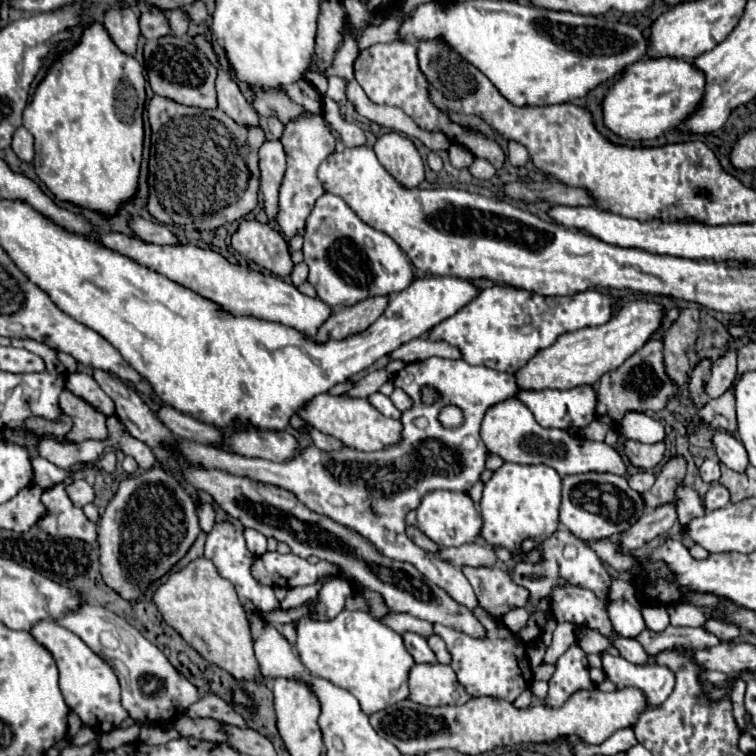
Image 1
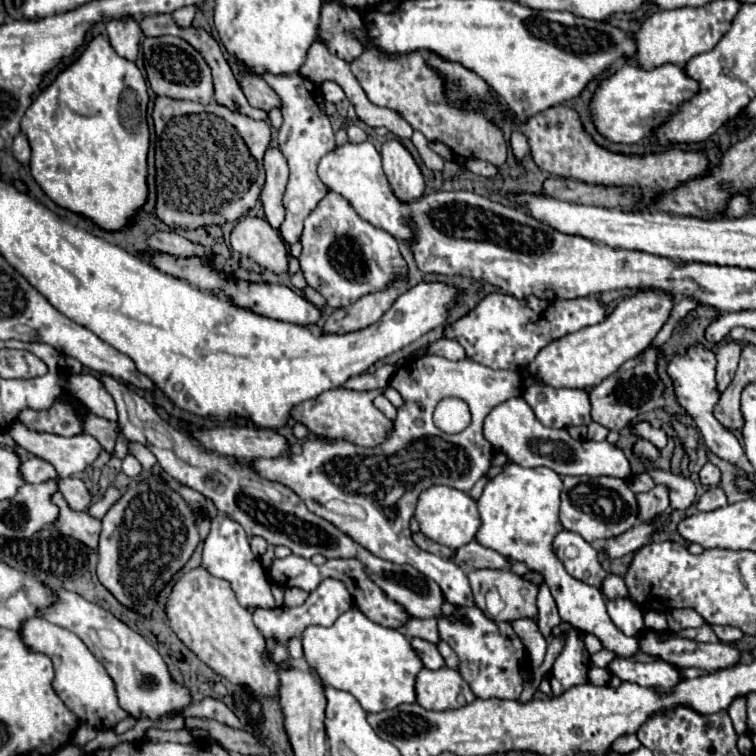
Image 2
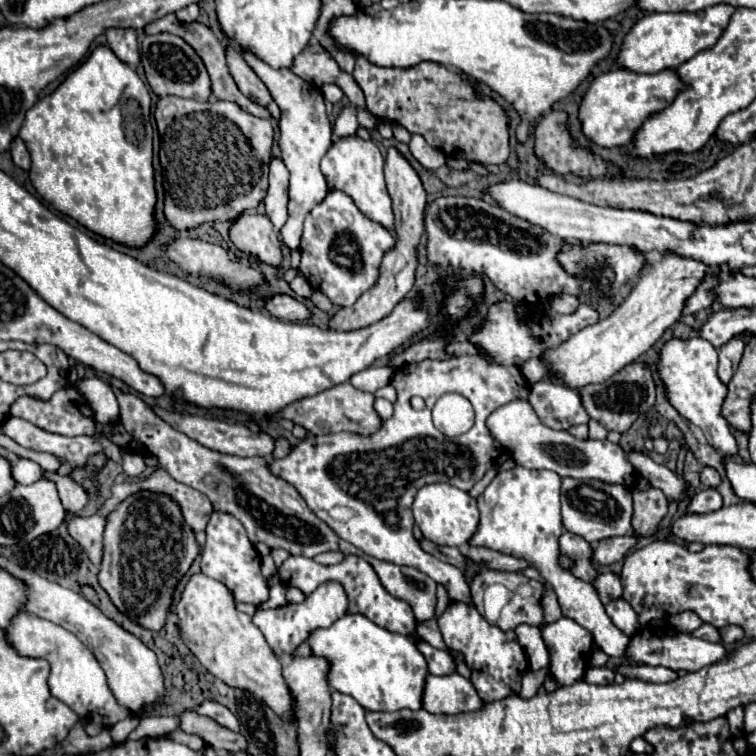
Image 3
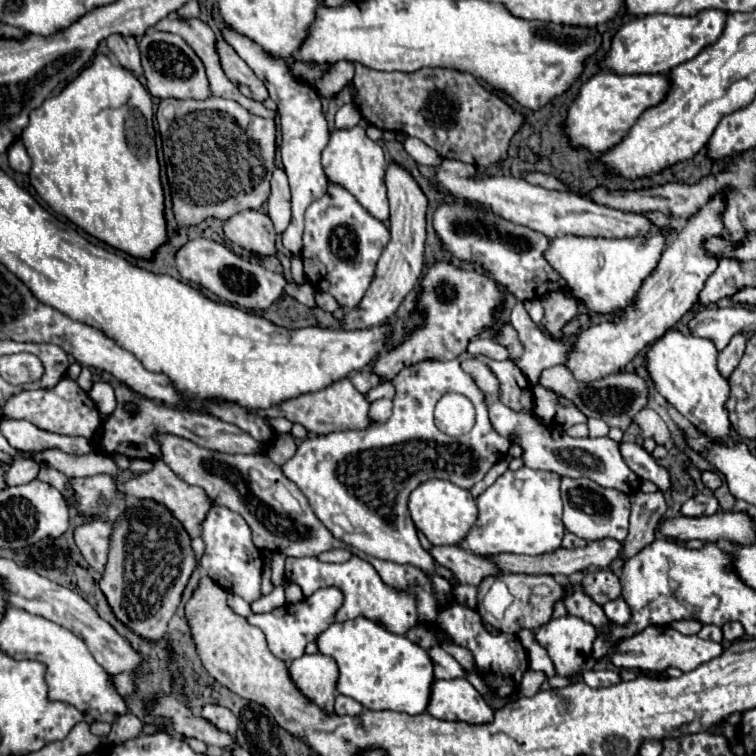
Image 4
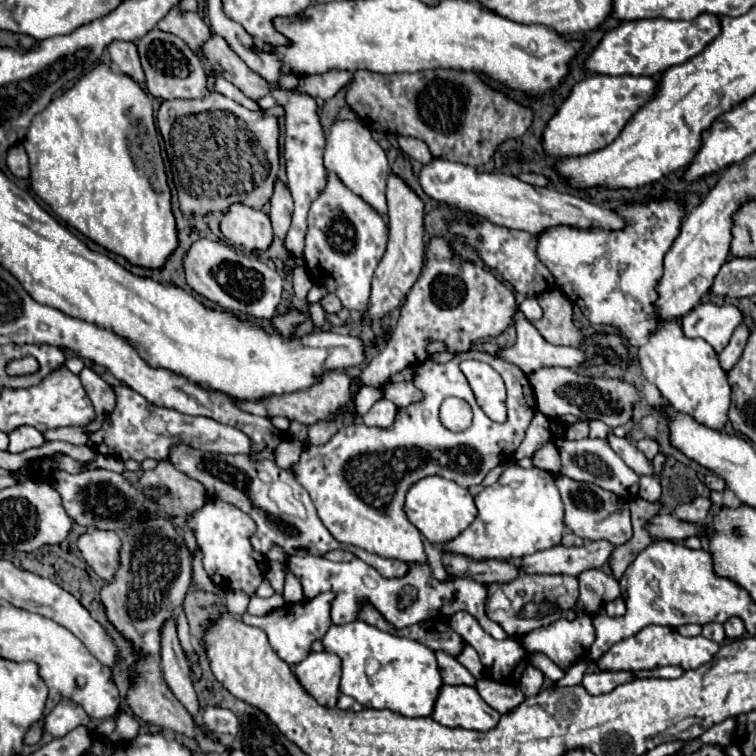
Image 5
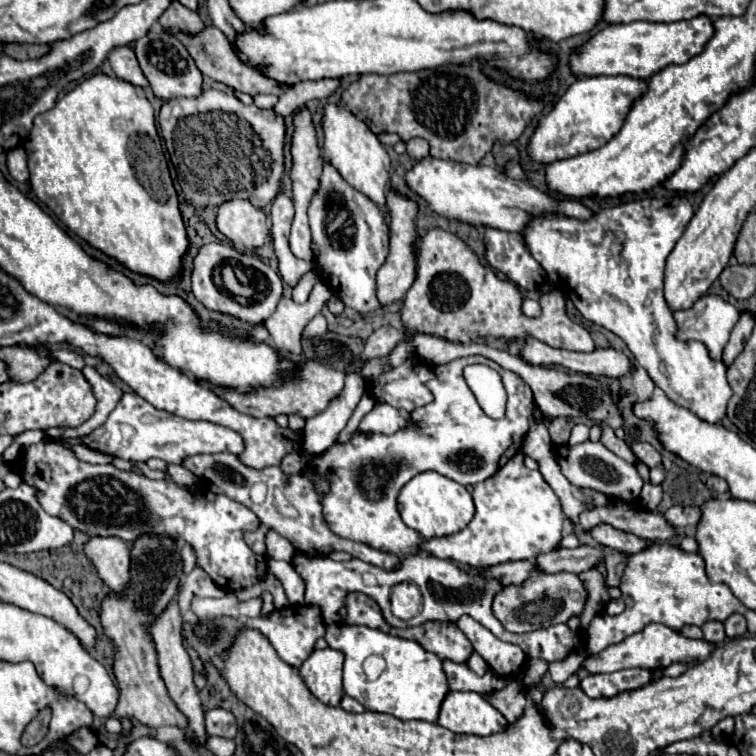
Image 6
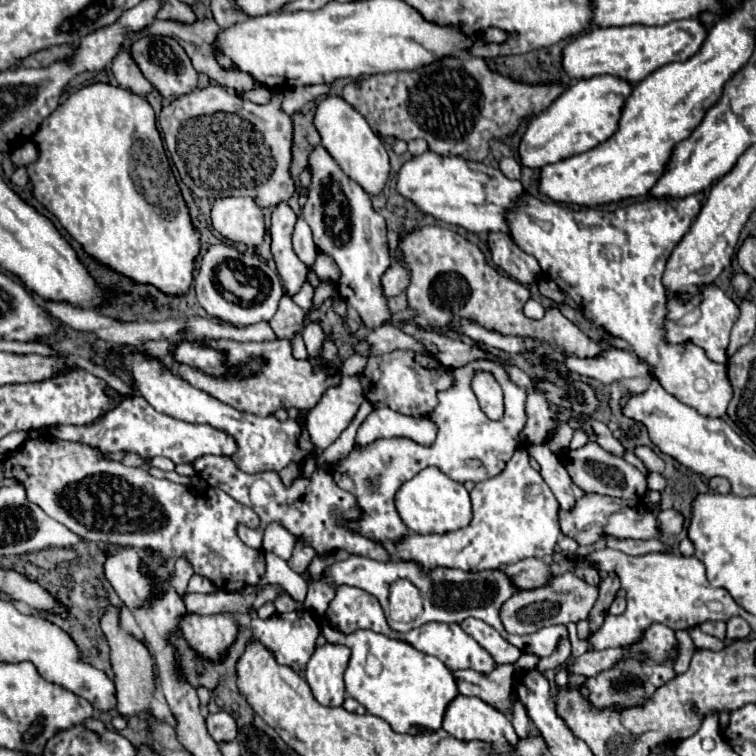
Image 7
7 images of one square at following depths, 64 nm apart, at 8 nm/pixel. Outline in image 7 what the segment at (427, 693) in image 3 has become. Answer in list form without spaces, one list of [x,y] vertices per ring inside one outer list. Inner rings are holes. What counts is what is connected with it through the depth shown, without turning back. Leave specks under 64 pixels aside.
[[[458,694],[446,708],[444,714],[444,722],[442,728],[446,732],[450,732],[452,736],[456,736],[458,740],[488,740],[498,754],[508,754],[514,750],[514,744],[518,740],[510,720],[506,714],[502,714],[500,710],[496,710],[494,706],[486,704],[484,700],[476,698],[476,696],[462,696]]]

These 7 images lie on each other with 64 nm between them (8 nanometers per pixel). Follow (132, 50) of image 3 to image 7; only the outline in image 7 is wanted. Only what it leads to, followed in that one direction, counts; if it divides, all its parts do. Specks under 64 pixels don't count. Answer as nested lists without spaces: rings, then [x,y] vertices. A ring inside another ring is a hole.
[[[120,50],[114,56],[110,68],[112,68],[112,74],[116,76],[116,80],[122,88],[128,88],[140,96],[144,96],[152,90],[152,84],[144,78],[144,74],[140,72],[138,64],[134,62],[134,58],[130,56],[128,50]]]

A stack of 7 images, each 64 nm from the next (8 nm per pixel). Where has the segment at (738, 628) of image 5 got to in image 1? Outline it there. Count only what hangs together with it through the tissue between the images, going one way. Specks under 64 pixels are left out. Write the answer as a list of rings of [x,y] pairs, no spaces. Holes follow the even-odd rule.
[[[708,618],[702,626],[706,632],[714,634],[716,638],[720,638],[722,642],[730,642],[734,638],[740,636],[740,630],[734,626],[734,624],[728,624],[728,622],[720,622],[720,620],[714,620],[714,618]]]

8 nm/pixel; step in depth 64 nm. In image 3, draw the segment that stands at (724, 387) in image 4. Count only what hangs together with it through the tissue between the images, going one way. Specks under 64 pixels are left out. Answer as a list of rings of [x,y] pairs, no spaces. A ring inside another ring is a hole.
[[[672,338],[662,348],[658,370],[660,370],[660,378],[666,384],[666,396],[670,404],[692,424],[702,428],[708,444],[728,458],[728,456],[738,456],[738,444],[730,432],[728,422],[720,414],[724,396],[726,396],[726,386],[720,382],[716,374],[716,366],[718,366],[718,352],[706,340]]]

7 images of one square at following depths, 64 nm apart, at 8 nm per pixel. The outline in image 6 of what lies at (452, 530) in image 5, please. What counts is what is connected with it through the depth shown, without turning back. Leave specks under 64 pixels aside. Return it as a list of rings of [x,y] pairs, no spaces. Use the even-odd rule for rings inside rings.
[[[422,472],[414,476],[400,492],[398,510],[402,520],[410,528],[420,532],[426,540],[456,534],[464,530],[474,518],[474,502],[470,492],[462,484],[448,480],[446,476],[440,476],[438,472]]]

